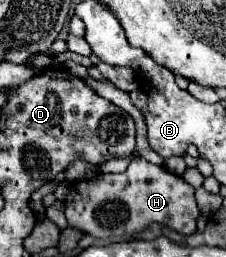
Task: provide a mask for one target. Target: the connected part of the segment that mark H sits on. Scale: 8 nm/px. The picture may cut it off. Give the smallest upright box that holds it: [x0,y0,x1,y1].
[65,159,199,239]

